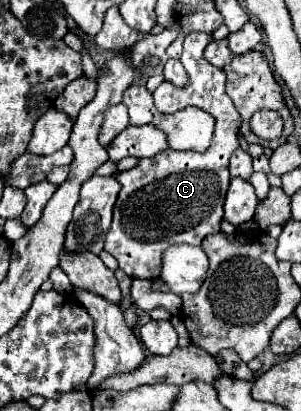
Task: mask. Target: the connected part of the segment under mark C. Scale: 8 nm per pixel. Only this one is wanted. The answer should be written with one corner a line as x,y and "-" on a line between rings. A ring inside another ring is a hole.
210,32
186,34
180,62
188,72
188,84
184,88
176,88
174,84
168,84
168,80
164,80
154,90
154,104
162,114
172,114
184,106
196,106
196,108
204,108
216,118
216,128
210,148
204,154
176,152
168,148
152,158
142,158
132,170
114,174
116,180
122,184
122,190
114,206
112,226
106,232
104,250
118,260
118,266
130,278
156,280
160,276
160,268
158,268
158,264
162,264
160,256
168,246
176,242
200,246
208,234
220,232
220,222
224,214
222,212
224,202
220,200
224,200
228,192
228,182
230,182
228,160
232,152
238,148
238,128
242,120
224,90
226,88
224,72
208,64
202,56
210,40
212,40

